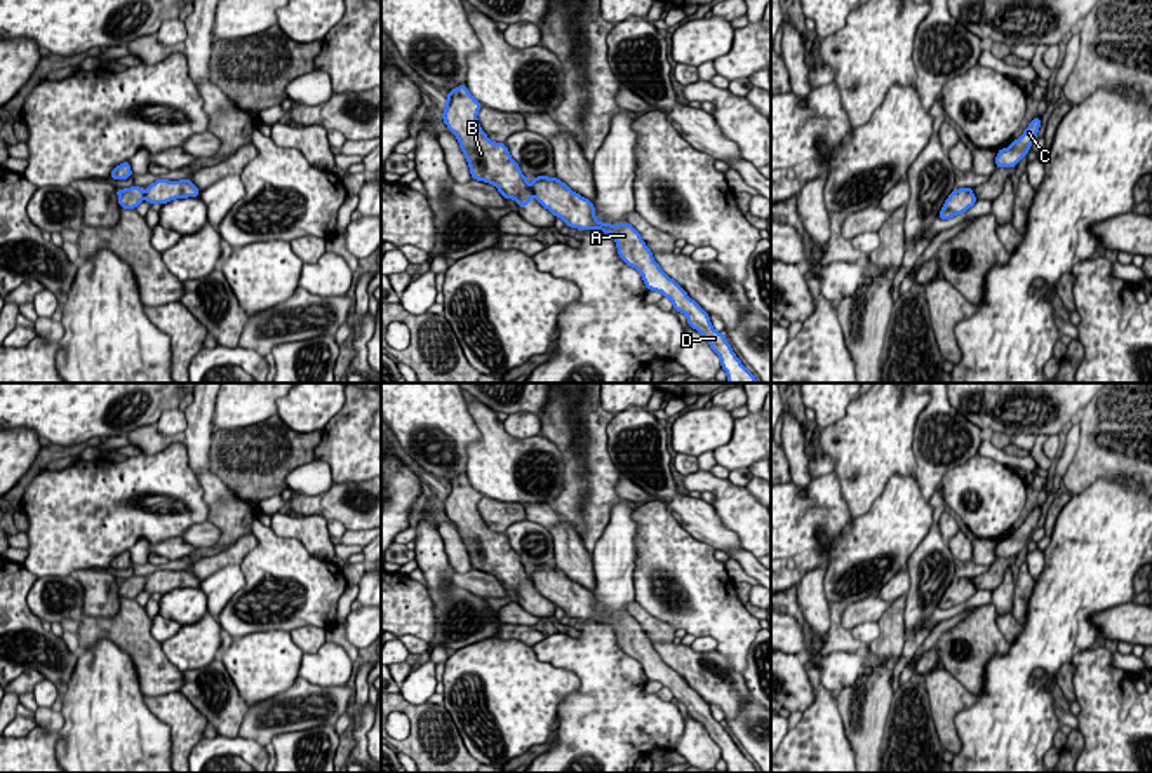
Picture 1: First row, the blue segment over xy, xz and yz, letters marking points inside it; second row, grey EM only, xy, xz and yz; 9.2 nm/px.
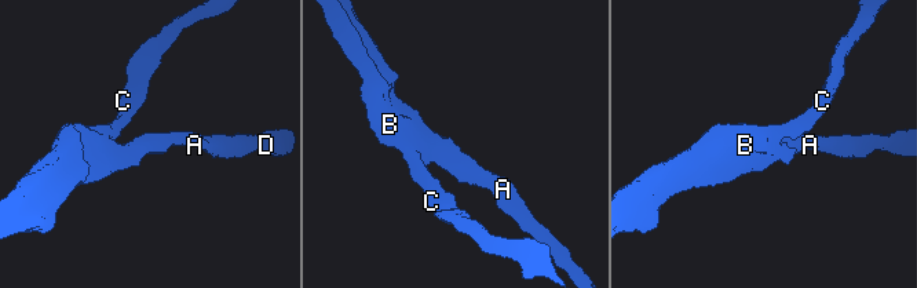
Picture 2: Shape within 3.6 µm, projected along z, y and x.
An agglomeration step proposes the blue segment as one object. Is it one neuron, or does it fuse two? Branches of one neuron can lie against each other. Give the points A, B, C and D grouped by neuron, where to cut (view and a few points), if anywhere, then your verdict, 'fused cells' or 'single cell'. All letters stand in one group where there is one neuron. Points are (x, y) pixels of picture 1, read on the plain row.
A B C D | no cut | single cell

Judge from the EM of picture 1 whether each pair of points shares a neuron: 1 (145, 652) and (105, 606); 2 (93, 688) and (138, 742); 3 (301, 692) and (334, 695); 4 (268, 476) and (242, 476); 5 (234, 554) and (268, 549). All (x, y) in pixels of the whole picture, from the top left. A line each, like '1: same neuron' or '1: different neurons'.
1: different neurons
2: same neuron
3: same neuron
4: same neuron
5: different neurons

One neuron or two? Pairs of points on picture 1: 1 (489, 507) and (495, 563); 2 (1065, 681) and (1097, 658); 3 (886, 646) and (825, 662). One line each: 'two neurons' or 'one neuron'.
1: two neurons
2: two neurons
3: two neurons

